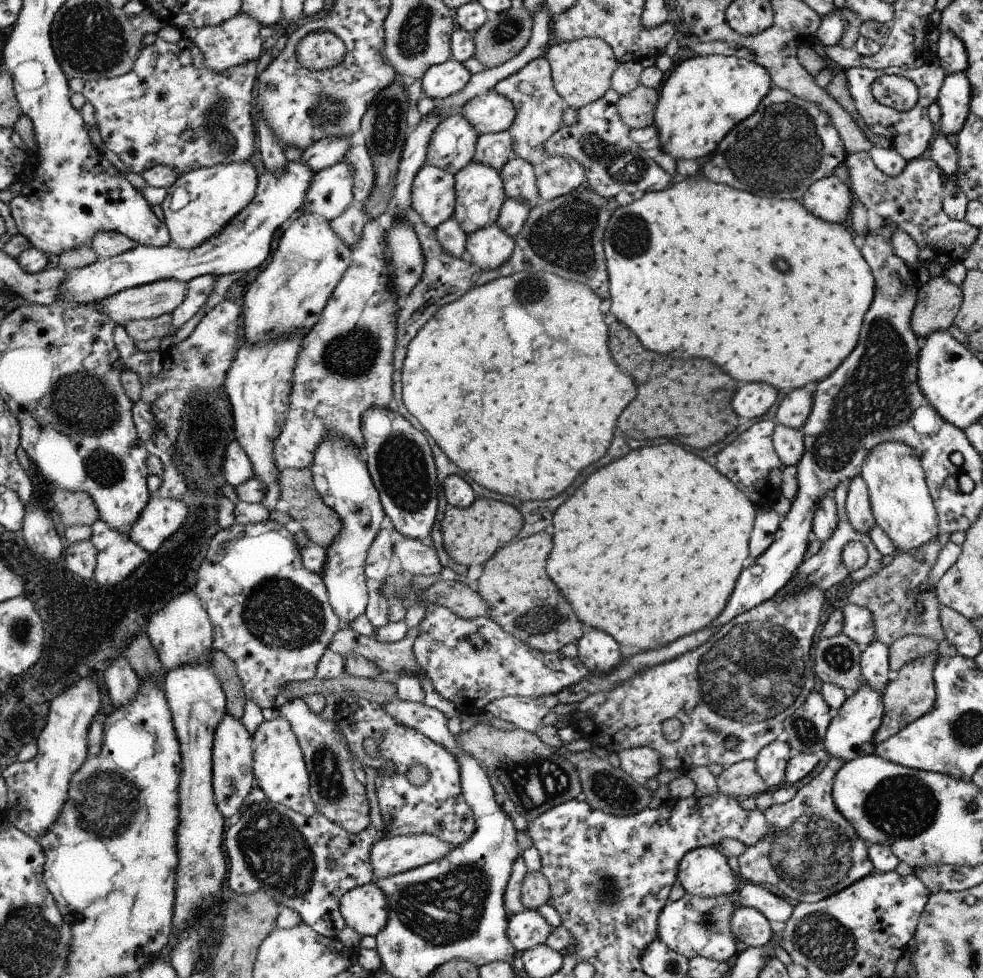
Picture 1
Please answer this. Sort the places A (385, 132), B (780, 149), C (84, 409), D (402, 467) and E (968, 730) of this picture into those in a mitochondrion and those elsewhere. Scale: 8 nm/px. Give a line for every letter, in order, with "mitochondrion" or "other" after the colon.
A: mitochondrion
B: mitochondrion
C: mitochondrion
D: mitochondrion
E: mitochondrion

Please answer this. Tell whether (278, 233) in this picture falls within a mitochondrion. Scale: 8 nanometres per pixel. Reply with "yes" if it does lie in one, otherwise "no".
no

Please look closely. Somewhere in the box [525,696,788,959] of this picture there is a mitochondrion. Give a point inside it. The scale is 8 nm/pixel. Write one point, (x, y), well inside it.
(604, 890)

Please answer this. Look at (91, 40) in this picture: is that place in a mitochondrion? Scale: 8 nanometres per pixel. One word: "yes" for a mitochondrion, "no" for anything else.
yes

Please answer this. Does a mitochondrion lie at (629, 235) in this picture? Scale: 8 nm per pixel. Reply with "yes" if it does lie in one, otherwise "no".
yes

